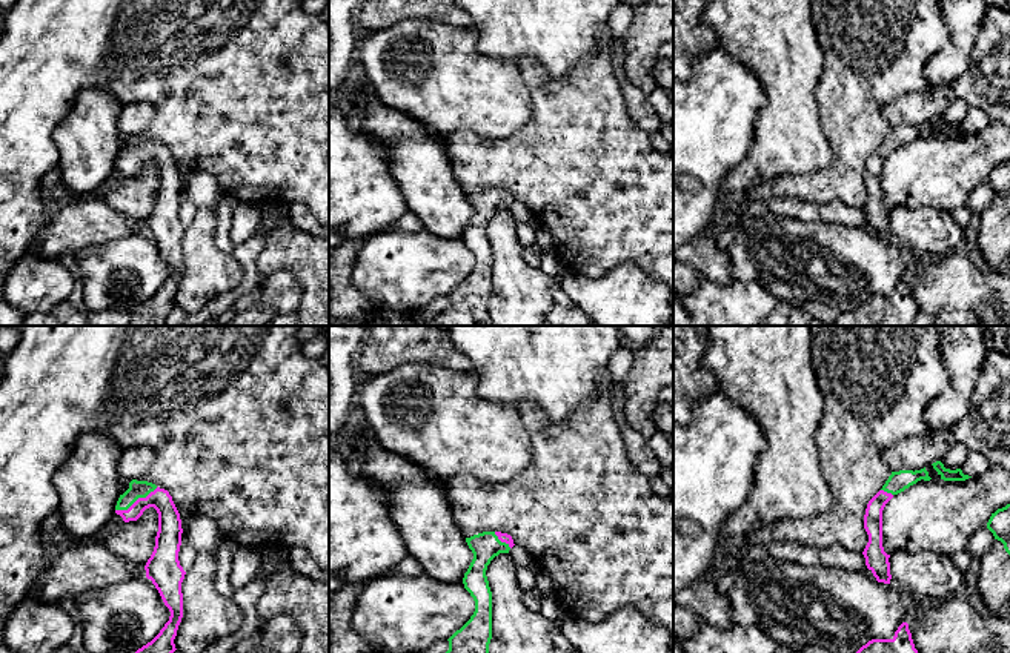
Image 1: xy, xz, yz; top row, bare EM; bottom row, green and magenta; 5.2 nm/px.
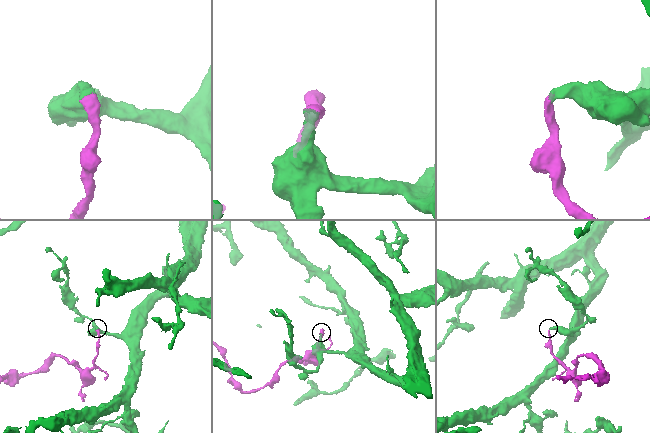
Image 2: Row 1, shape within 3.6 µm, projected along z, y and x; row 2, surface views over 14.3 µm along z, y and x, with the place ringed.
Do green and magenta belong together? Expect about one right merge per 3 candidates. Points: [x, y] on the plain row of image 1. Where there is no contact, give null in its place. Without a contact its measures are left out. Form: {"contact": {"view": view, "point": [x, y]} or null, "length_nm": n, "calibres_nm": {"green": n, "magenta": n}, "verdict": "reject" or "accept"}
{"contact": {"view": "xy", "point": [136, 155]}, "length_nm": 260, "calibres_nm": {"green": 100, "magenta": 130}, "verdict": "accept"}

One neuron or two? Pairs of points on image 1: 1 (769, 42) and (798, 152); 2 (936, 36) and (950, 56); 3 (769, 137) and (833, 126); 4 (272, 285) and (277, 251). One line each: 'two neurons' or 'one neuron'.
1: one neuron
2: two neurons
3: two neurons
4: two neurons

